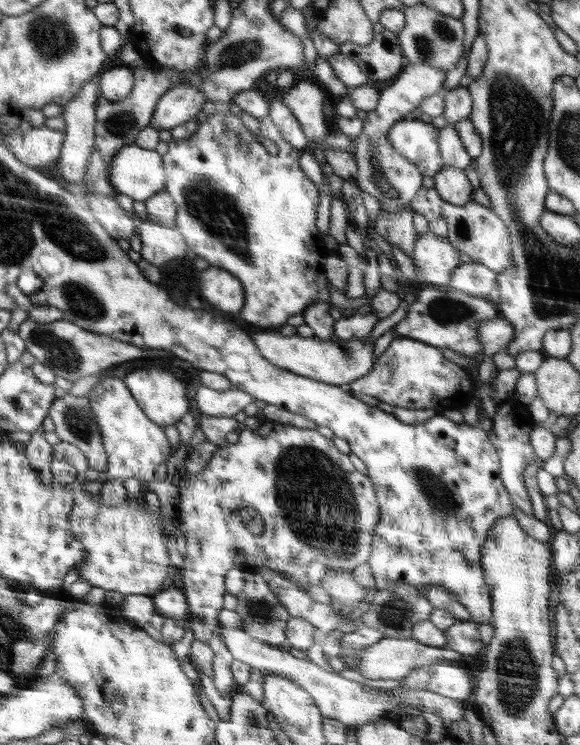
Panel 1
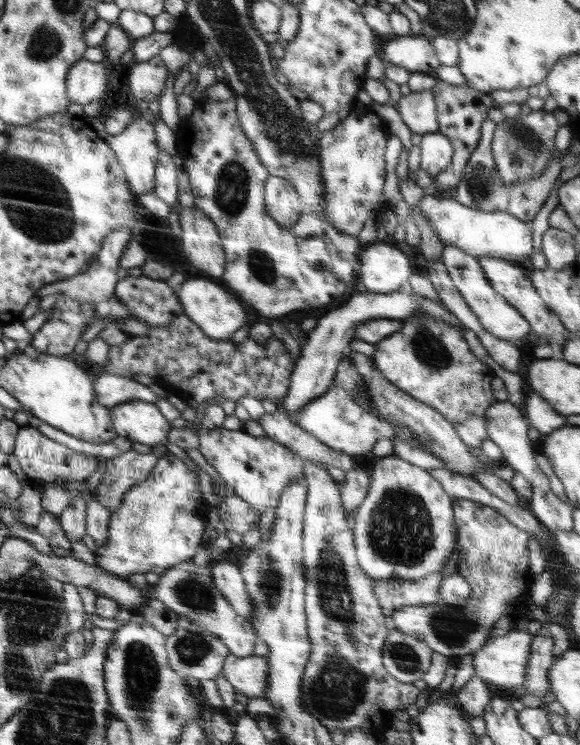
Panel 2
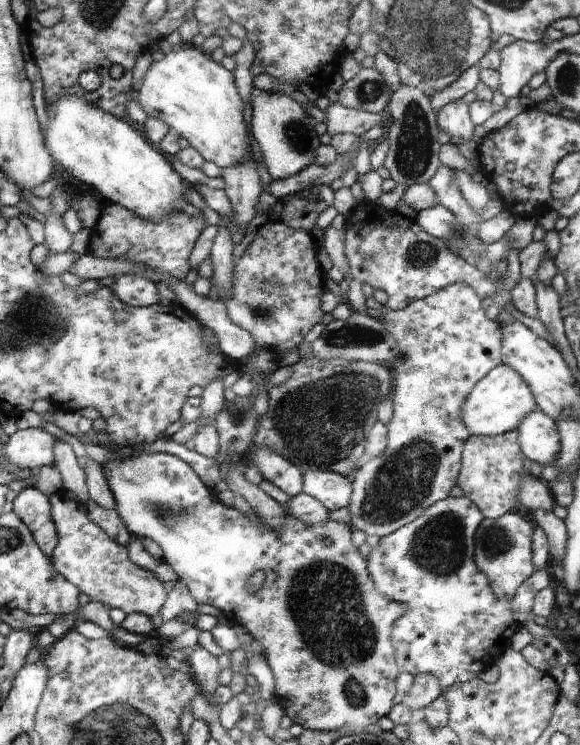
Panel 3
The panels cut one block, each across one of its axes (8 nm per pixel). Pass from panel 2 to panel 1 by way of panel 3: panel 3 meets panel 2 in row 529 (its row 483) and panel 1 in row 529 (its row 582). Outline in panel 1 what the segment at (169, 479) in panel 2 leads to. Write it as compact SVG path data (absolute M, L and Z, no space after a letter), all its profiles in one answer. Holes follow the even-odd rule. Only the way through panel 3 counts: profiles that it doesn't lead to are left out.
M276 423L268 436L260 435L258 428L238 430L238 436L236 443L218 448L202 471L192 477L183 475L178 485L180 503L175 518L179 518L184 529L182 535L186 537L182 590L191 615L201 619L206 631L218 627L218 613L227 593L225 576L234 566L234 558L240 556L240 548L254 548L254 564L281 567L284 579L306 589L320 586L328 569L352 573L365 564L370 559L370 542L379 521L379 502L371 480L354 468L348 454L338 451L332 439L320 435L317 429ZM242 505L258 511L264 521L262 534L252 534L244 526L238 511ZM216 542L220 542L222 552L216 552ZM224 546L230 546L230 552L224 552Z

